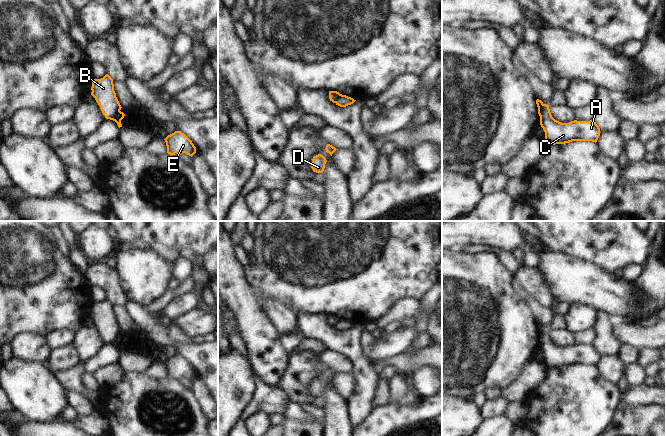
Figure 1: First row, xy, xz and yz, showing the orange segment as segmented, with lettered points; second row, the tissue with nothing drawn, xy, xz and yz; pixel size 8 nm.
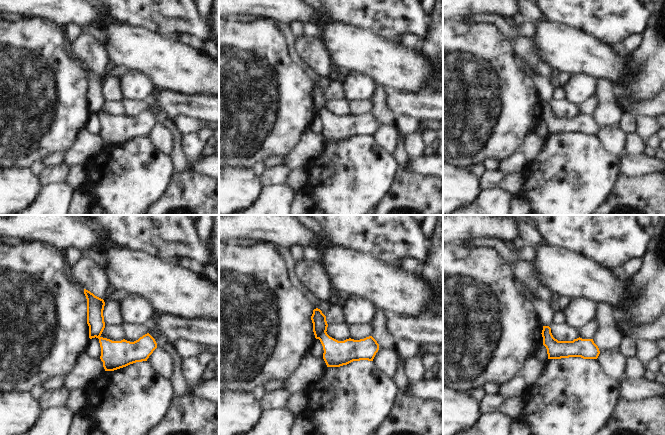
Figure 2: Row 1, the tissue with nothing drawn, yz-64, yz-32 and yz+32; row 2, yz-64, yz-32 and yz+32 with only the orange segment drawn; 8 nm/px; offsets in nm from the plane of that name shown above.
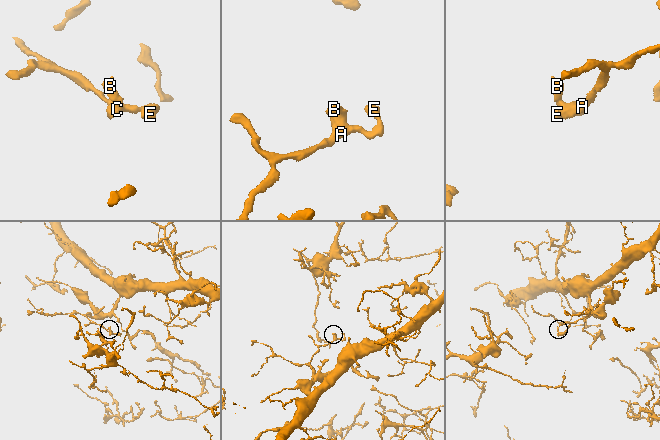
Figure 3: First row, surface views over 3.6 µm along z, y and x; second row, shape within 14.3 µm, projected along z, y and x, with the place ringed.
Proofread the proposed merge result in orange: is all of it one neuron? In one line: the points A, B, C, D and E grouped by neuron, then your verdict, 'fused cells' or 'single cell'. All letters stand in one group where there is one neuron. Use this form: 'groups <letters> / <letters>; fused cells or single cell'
groups A C D E / B; fused cells

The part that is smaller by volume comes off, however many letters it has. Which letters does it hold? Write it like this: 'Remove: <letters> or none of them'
Remove: B

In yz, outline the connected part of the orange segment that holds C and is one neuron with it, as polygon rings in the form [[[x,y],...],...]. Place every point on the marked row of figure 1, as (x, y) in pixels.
[[[546,108],[540,116],[540,125],[545,132],[545,141],[548,146],[572,141],[592,141],[596,143],[601,133],[594,120],[574,120],[569,123],[561,123],[552,117],[549,108]]]

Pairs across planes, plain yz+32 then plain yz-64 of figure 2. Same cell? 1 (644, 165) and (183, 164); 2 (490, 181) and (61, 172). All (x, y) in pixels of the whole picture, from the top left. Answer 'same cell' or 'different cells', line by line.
1: different cells
2: same cell

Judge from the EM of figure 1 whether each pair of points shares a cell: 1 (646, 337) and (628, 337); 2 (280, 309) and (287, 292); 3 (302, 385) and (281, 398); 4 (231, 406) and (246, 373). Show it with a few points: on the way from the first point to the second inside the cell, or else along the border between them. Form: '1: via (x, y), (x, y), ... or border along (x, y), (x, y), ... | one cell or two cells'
1: via (642, 337), (632, 337) | one cell
2: border along (264, 306), (269, 300), (279, 300), (297, 314) | two cells
3: border along (279, 386), (287, 393), (291, 400) | two cells
4: via (231, 398), (231, 388), (238, 381) | one cell

